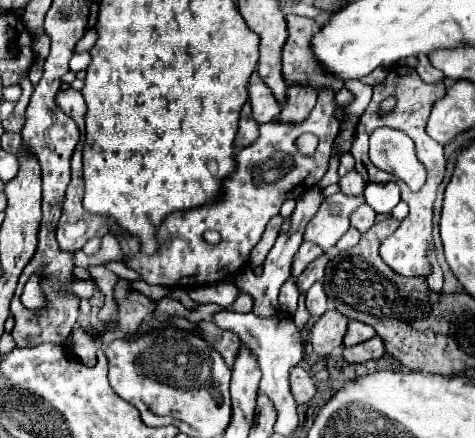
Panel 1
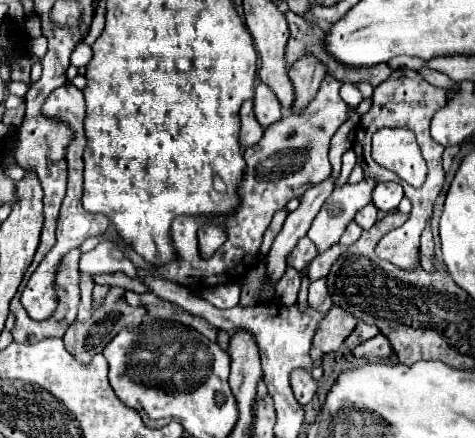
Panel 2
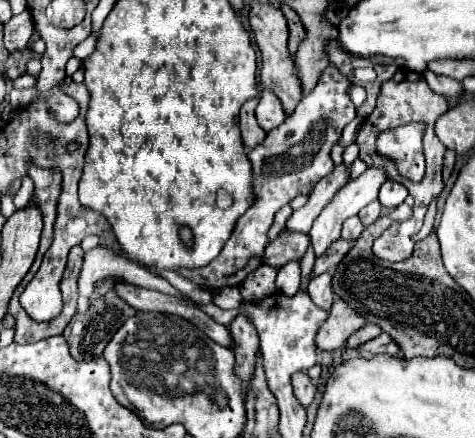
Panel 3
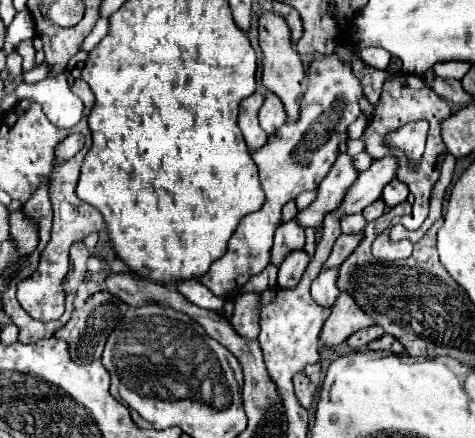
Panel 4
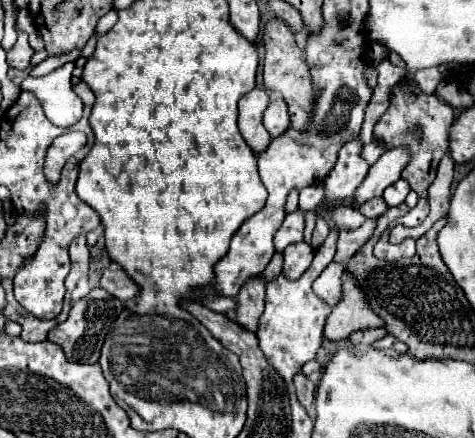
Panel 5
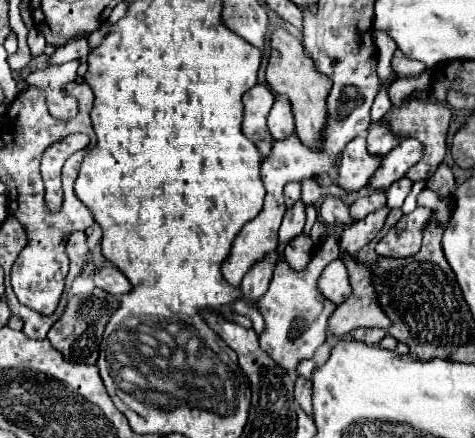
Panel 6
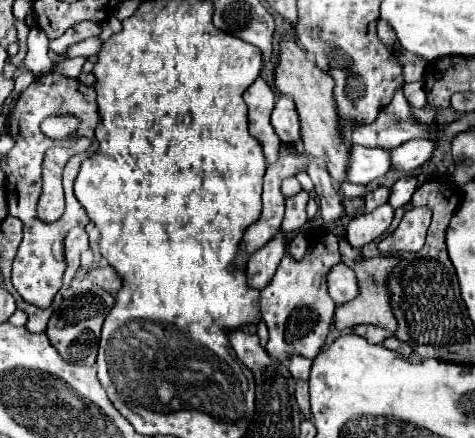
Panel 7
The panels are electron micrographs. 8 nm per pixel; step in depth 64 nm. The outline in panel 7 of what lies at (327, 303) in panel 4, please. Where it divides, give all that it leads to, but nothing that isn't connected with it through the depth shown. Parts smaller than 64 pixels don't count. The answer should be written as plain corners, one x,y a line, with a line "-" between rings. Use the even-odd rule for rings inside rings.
336,264
336,268
332,268
332,272
328,272
326,288
328,288
328,294
332,296
332,300
338,306
344,304
344,302
348,302
348,300
352,300
358,294
356,276
344,264

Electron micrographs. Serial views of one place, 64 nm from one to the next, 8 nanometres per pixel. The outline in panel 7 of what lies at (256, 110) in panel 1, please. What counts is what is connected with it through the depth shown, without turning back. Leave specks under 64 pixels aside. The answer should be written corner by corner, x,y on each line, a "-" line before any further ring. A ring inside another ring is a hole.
280,96
274,110
272,110
272,128
276,130
282,142
298,142
300,140
300,126
294,102
286,96

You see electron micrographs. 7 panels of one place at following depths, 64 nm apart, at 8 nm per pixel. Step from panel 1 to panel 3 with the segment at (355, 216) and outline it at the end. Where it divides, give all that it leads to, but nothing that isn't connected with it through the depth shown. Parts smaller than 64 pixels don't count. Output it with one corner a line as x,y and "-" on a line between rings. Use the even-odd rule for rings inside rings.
374,200
372,204
368,204
366,208
362,208
362,210
360,210
358,218
362,220
362,224
364,224
364,226
370,226
372,222
376,222
376,218
380,216
380,212
382,212
382,206
378,204
378,200

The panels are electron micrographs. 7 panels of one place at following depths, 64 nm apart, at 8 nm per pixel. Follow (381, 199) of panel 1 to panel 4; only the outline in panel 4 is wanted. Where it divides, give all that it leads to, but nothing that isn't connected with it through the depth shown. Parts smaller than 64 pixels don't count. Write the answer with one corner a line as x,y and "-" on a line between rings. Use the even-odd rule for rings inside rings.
400,180
388,182
388,184
384,186
384,190
382,190
382,200
384,200
384,204
386,204
388,208
404,202
406,198
408,198
408,186
402,184

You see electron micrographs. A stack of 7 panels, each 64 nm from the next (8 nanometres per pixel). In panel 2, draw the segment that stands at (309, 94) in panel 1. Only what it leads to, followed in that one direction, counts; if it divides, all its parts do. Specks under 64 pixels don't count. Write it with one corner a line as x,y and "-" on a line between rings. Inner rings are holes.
308,56
304,60
298,60
292,66
292,72
288,72
288,76
292,78
294,96
296,96
290,112
292,114
300,114
310,104
310,100
316,98
320,82
326,76
326,68
324,68
324,64
320,64
314,58

